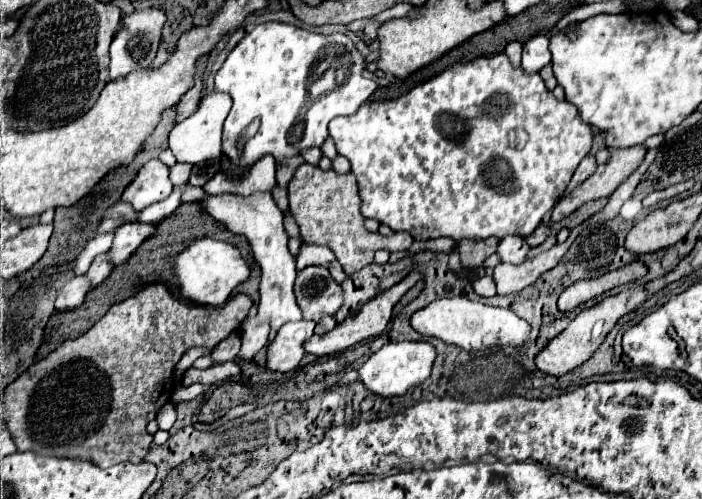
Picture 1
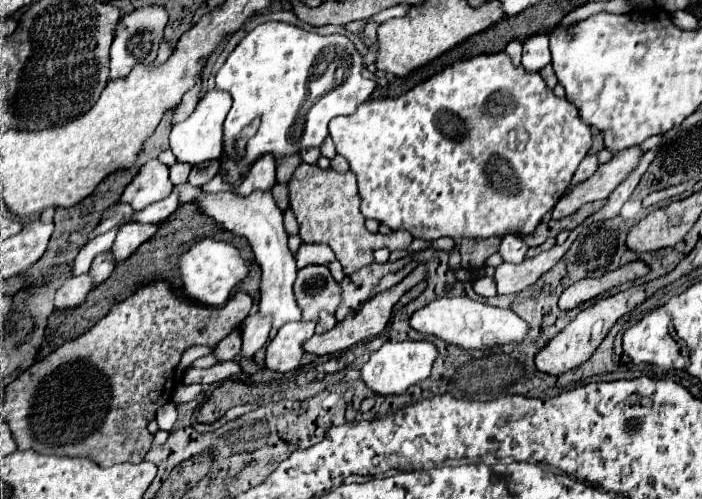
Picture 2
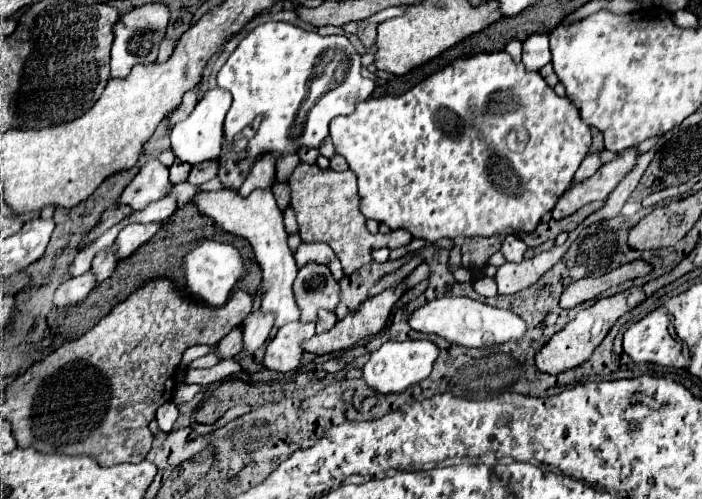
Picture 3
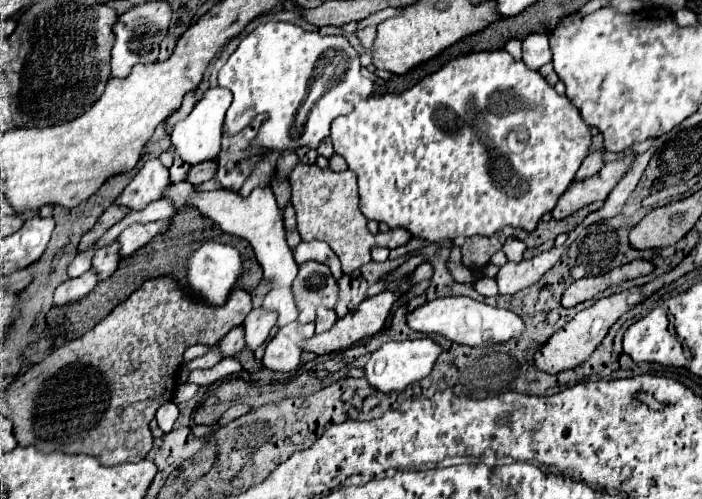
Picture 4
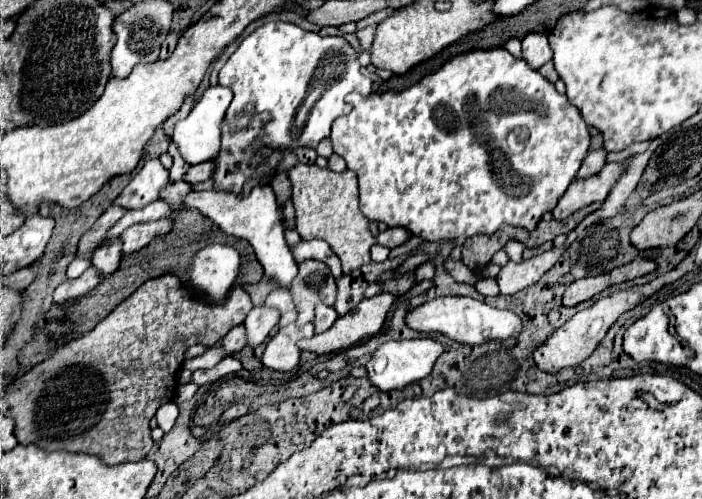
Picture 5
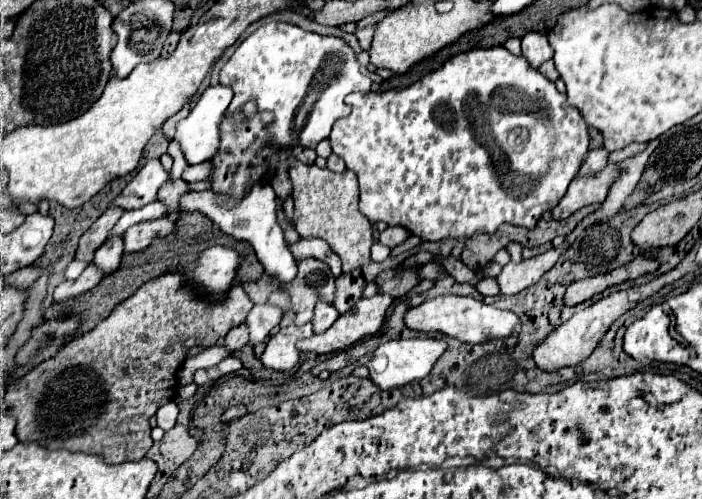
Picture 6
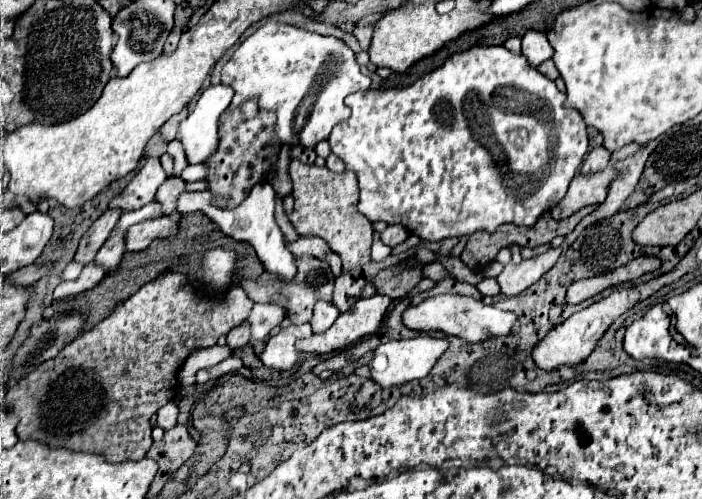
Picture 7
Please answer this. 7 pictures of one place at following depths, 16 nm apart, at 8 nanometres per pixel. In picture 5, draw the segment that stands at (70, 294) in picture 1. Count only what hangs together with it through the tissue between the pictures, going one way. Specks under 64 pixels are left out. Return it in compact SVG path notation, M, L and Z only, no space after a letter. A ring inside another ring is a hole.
M90 266L80 278L62 282L62 284L54 290L54 302L56 302L56 304L66 304L66 302L70 302L70 300L78 300L78 298L86 296L98 282L100 282L98 272Z

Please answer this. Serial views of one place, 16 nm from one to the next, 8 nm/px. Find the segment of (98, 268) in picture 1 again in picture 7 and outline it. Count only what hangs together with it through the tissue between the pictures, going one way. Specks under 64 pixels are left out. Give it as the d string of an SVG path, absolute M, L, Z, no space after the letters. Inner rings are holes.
M118 232L118 234L112 234L104 246L100 248L100 252L96 254L96 264L102 266L106 272L112 272L118 268L120 260L122 260L122 254L124 254L124 232Z

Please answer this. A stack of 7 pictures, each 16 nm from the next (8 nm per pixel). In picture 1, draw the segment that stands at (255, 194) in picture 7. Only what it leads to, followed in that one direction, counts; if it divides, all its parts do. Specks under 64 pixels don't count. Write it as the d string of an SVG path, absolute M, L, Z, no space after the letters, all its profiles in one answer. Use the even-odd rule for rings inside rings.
M218 194L218 196L208 196L202 200L204 210L216 218L220 224L230 228L236 234L244 234L252 246L254 258L262 268L262 278L260 278L260 304L258 304L258 320L270 324L270 332L276 334L286 322L296 322L302 320L302 310L296 304L294 296L294 280L296 280L296 264L294 256L288 252L288 234L284 232L282 220L284 214L280 208L274 204L272 194L254 194L248 198L234 196L234 194Z

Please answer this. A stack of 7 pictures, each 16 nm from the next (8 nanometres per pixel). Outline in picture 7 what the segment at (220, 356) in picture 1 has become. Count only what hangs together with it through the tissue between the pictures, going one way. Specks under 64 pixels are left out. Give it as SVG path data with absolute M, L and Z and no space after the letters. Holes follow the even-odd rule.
M242 322L240 326L232 328L232 332L228 332L228 336L226 336L226 346L234 352L234 350L240 350L244 344L248 344L248 340L250 340L248 324Z

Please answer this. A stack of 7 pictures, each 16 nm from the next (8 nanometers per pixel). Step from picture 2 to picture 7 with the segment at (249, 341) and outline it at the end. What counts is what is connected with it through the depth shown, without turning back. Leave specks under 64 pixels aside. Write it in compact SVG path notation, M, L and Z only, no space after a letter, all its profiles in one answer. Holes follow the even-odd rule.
M254 304L248 324L250 324L250 344L266 340L268 332L282 322L284 310L274 304Z

